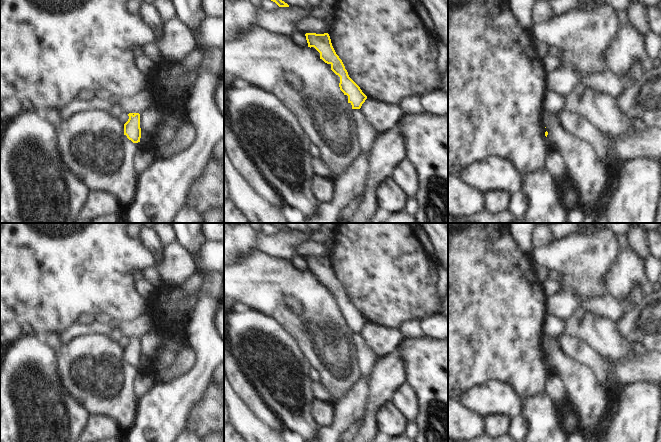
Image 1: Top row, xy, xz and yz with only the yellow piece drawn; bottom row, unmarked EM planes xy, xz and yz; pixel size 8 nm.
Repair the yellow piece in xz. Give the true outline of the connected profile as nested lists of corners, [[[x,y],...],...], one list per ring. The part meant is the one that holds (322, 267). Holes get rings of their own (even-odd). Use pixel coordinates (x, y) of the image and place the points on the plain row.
[[[306,257],[305,260],[308,271],[314,271],[320,277],[320,283],[330,288],[331,294],[340,301],[340,314],[348,320],[348,327],[352,329],[352,333],[360,333],[367,320],[349,301],[342,284],[332,270],[329,258]]]

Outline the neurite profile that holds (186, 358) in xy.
[[[187,346],[178,353],[174,362],[166,370],[156,376],[155,383],[161,384],[173,381],[190,371],[195,363],[196,353]]]

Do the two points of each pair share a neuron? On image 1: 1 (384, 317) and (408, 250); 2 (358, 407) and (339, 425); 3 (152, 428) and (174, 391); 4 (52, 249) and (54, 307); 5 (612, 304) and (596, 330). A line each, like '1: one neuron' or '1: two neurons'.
1: one neuron
2: one neuron
3: one neuron
4: one neuron
5: two neurons

